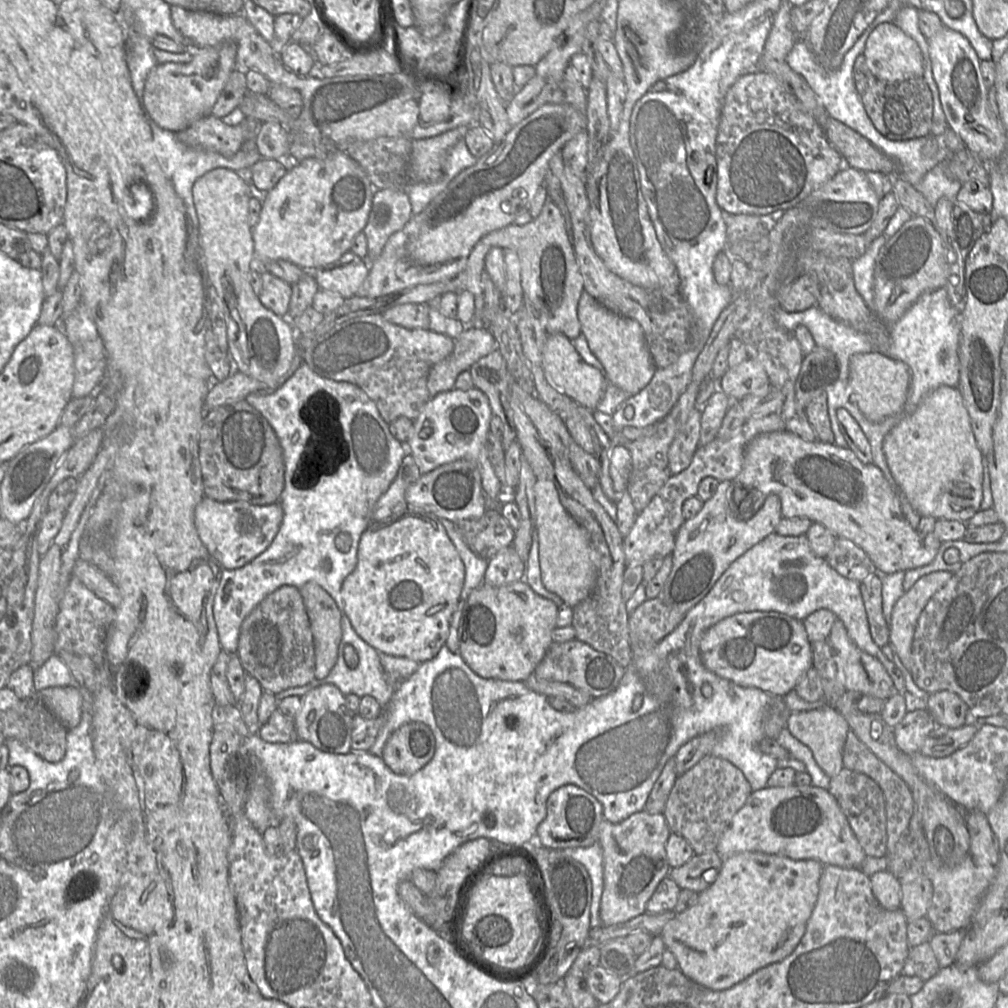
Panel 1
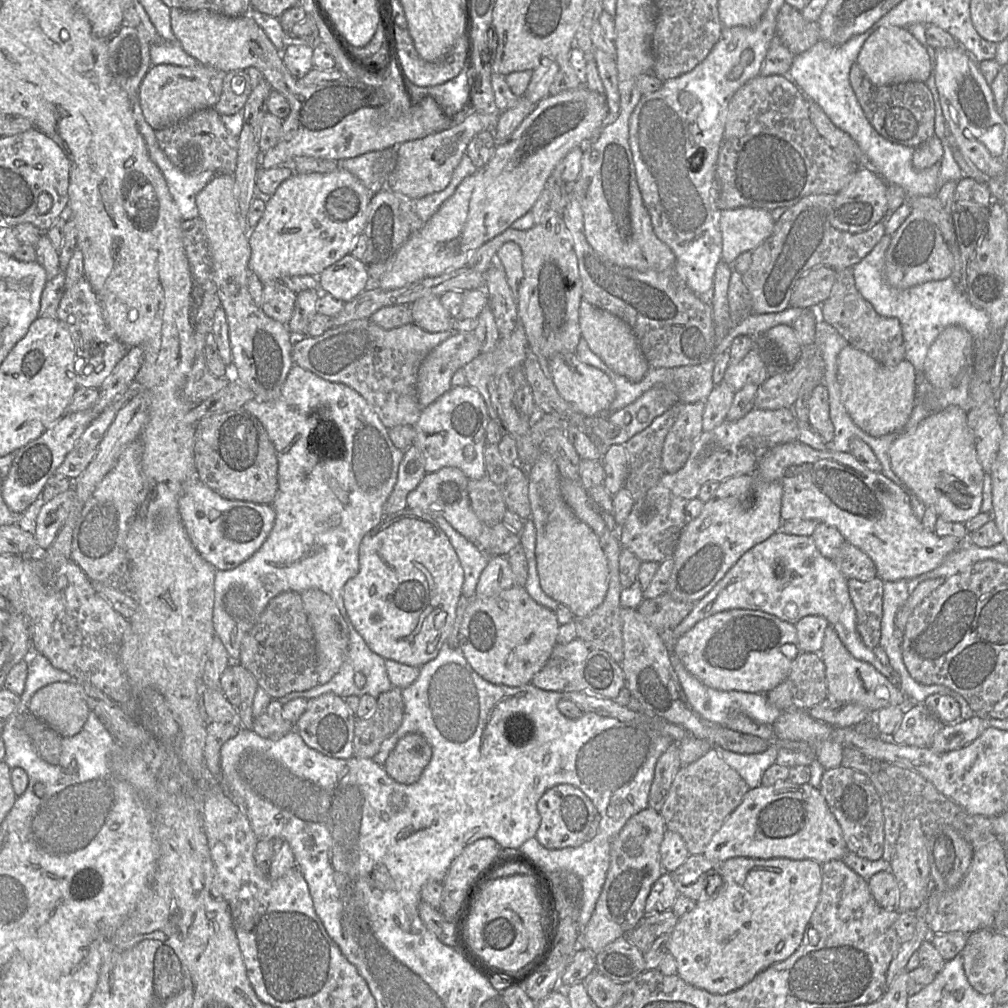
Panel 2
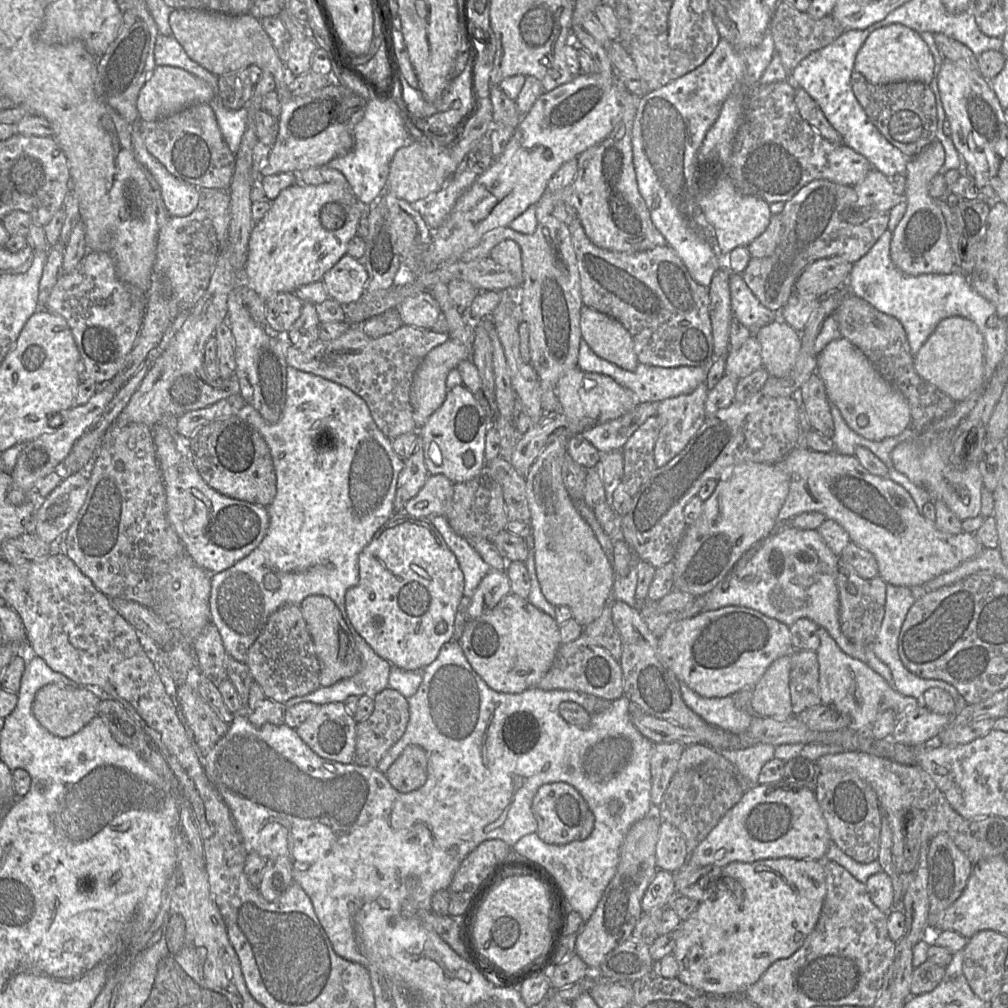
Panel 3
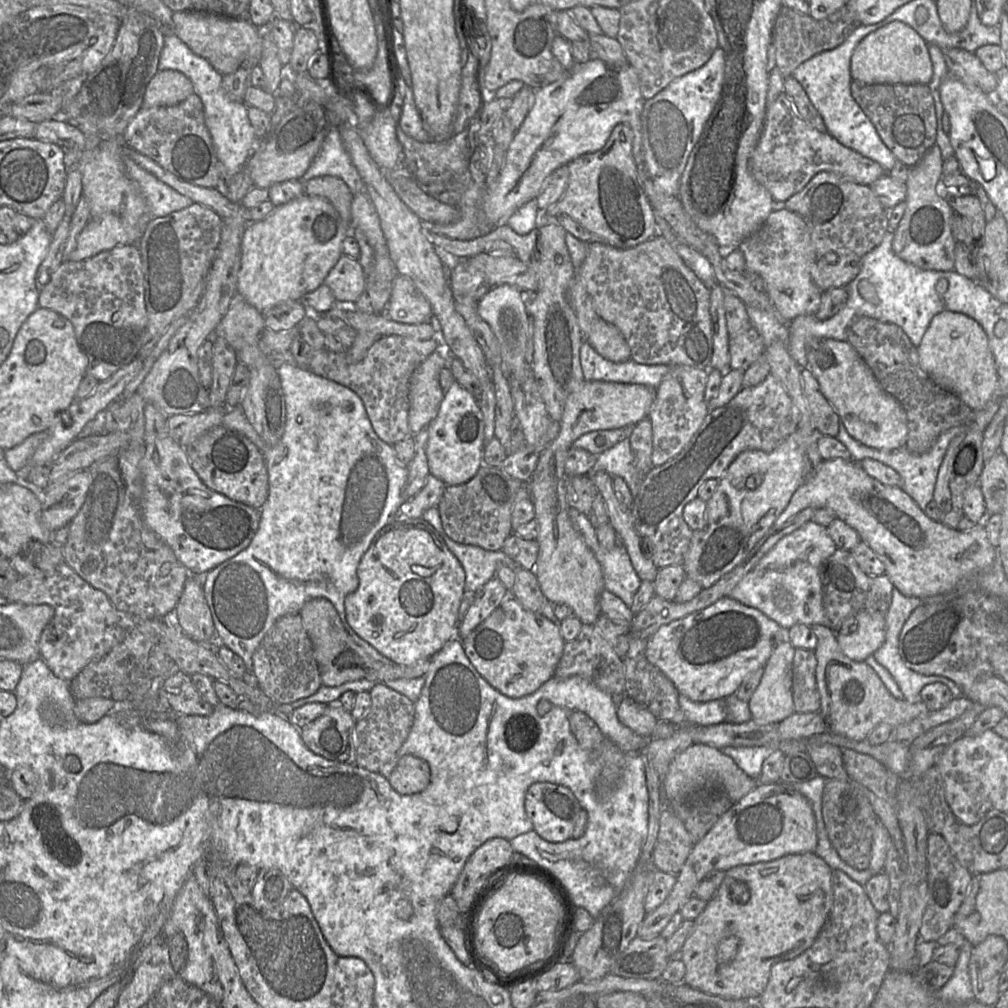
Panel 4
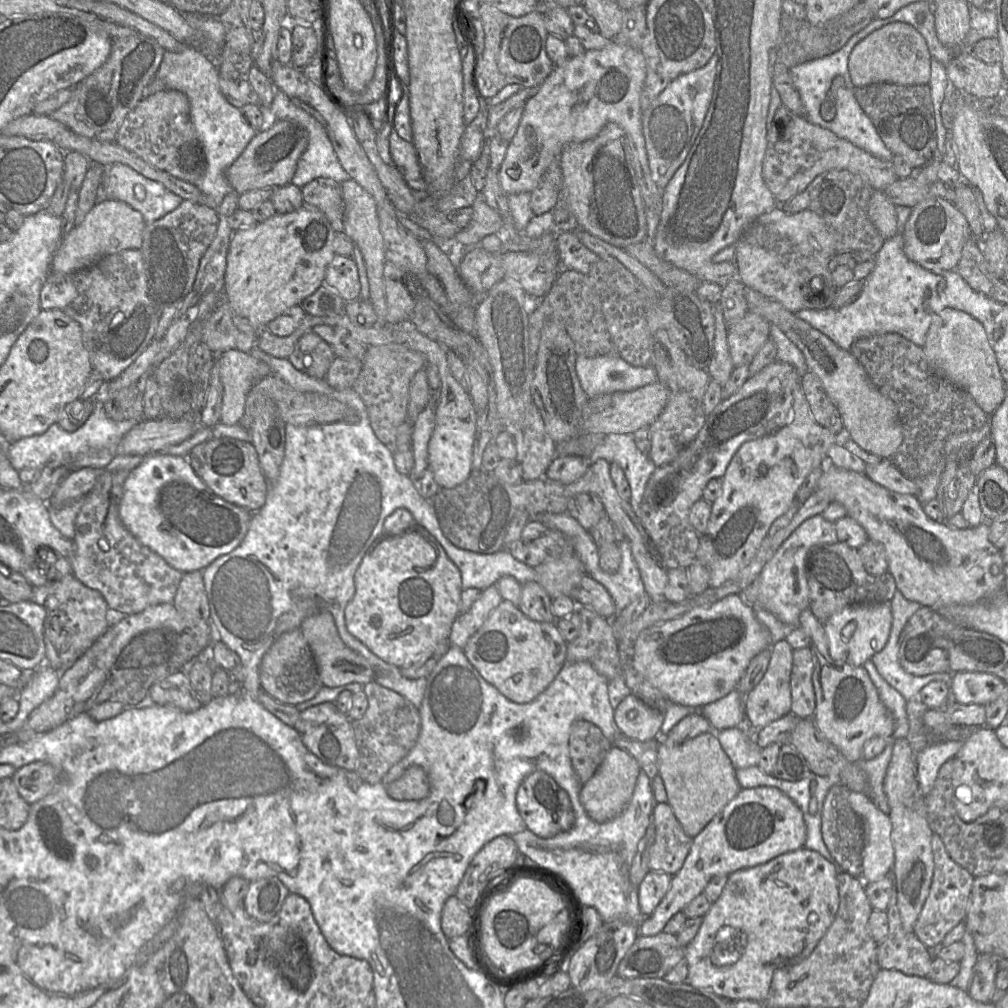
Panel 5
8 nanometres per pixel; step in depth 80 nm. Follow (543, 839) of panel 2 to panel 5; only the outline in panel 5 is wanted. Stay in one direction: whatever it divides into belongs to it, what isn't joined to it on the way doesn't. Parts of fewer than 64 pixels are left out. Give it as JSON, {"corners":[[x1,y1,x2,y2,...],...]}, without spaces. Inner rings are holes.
{"corners":[[541,770,523,779,516,793,516,806,526,828,540,838,552,838,562,832,560,818,572,810,567,792]]}

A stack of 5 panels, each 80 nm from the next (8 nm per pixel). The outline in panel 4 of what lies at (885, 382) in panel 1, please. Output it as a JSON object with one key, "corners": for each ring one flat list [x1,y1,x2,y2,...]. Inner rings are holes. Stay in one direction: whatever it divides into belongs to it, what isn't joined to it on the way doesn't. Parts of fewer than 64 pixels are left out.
{"corners":[[807,338,808,368,817,379,824,397,831,403,849,435,876,450,895,450,905,446,908,434,903,406,886,393,871,369,848,341,831,338]]}

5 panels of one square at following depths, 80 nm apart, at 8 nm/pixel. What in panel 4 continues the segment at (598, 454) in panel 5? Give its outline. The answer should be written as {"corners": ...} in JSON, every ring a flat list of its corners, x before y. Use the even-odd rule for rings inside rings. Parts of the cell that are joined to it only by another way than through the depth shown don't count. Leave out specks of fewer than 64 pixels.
{"corners":[[624,439,597,455,597,460,592,468,592,472,596,471,605,471,612,477,622,477,633,497,637,495,644,478,635,468,629,439]]}

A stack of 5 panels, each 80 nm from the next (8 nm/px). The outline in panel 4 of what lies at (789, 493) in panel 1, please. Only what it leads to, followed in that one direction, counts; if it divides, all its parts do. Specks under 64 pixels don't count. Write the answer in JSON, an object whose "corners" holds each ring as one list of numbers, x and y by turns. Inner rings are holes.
{"corners":[[823,461,816,474,795,491,773,528,781,528,786,521,806,508,831,510,837,519,853,528,861,542,866,543,884,563,885,575,893,586,907,597,925,599,952,592,965,577,988,569,997,556,997,548,989,542,983,524,977,524,971,530,959,531,933,521,901,488,880,483,869,476,856,461]]}

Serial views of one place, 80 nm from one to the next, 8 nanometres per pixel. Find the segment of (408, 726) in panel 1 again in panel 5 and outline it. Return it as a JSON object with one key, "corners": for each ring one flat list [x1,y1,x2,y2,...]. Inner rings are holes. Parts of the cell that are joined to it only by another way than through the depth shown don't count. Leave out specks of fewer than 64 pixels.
{"corners":[[412,765,387,786,388,795,398,801,422,800,430,793,430,780,423,768]]}

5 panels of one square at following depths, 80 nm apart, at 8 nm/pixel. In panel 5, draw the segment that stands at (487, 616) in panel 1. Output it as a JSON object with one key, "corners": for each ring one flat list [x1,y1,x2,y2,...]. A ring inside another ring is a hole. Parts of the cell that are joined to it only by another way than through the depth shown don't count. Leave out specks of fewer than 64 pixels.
{"corners":[[502,600,463,647,464,654,485,681,512,702,533,701,566,663,568,643,554,623,528,618,510,601]]}

